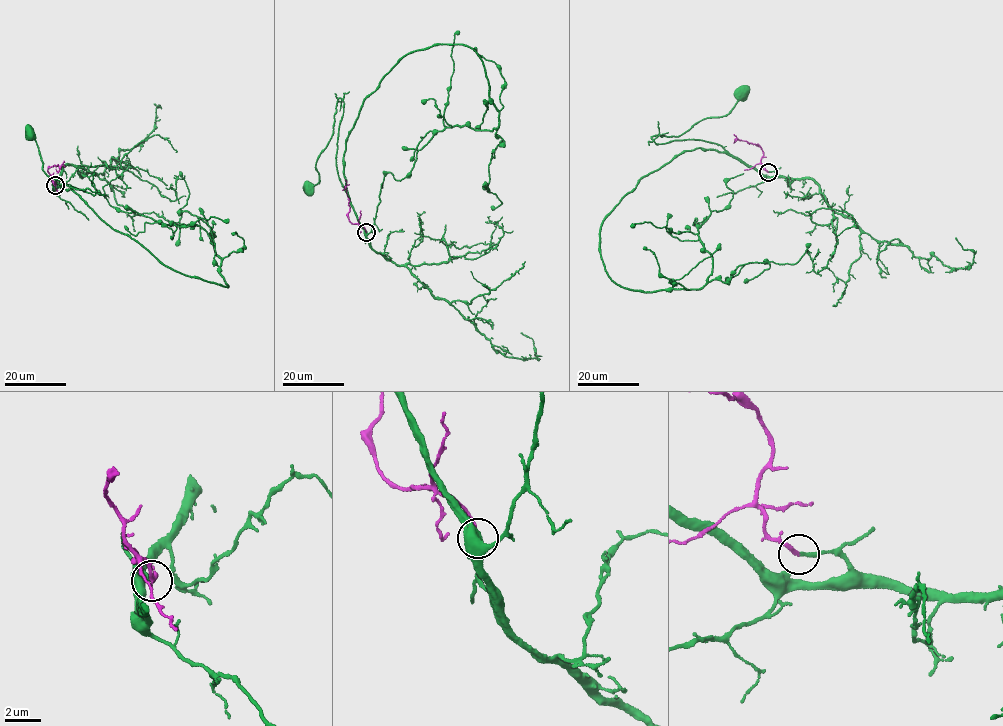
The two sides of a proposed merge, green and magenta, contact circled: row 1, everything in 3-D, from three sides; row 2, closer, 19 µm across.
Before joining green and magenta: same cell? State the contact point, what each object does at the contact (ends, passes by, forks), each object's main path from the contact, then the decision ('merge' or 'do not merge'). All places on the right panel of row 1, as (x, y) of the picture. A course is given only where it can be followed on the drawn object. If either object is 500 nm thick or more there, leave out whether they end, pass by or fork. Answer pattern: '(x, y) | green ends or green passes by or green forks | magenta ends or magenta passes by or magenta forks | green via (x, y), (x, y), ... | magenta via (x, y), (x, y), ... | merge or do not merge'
(768, 172) | green ends | magenta ends | green via (768, 172), (776, 175), (762, 176), (716, 143), (652, 138), (679, 136), (702, 120), (727, 115), (742, 91) | magenta via (768, 172), (760, 163), (761, 148), (739, 140), (734, 134) | merge

